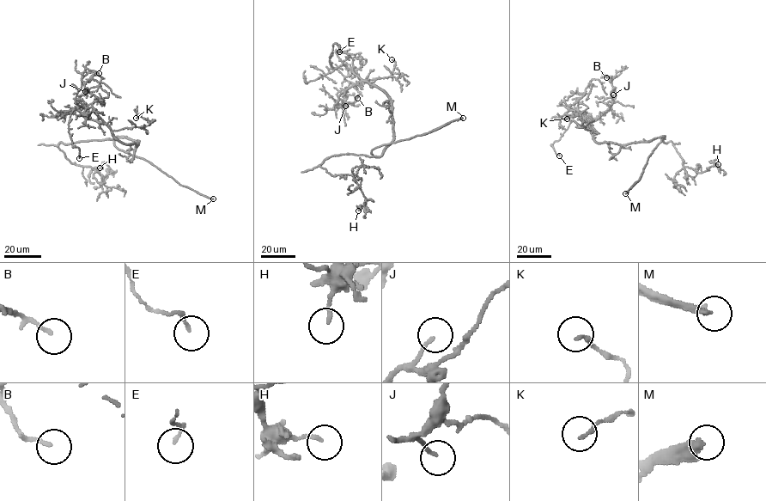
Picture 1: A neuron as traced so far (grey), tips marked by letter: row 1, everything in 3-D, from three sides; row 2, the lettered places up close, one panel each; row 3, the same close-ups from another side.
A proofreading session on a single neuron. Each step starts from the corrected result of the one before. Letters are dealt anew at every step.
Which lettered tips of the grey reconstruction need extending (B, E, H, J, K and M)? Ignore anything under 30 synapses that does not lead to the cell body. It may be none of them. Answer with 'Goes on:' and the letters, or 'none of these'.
Goes on: J, M

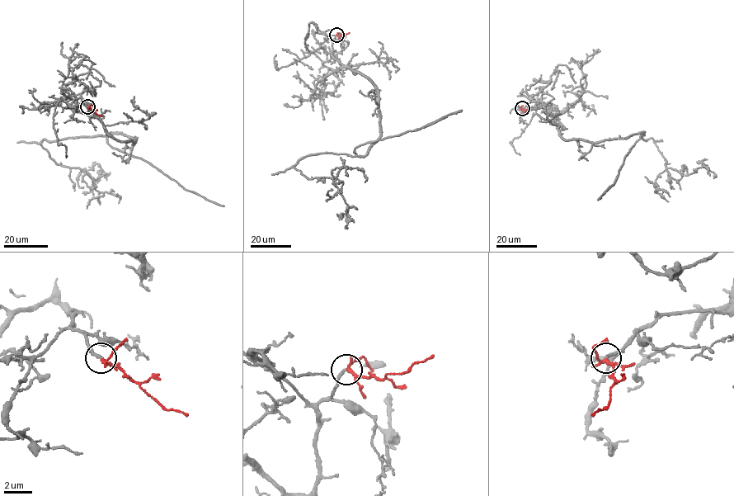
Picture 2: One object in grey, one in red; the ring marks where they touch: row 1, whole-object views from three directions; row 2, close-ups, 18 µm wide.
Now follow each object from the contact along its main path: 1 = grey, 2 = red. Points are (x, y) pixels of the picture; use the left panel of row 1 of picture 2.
1: (88, 106), (134, 142), (41, 145), (100, 177), (90, 168)
2: (88, 106), (101, 116)

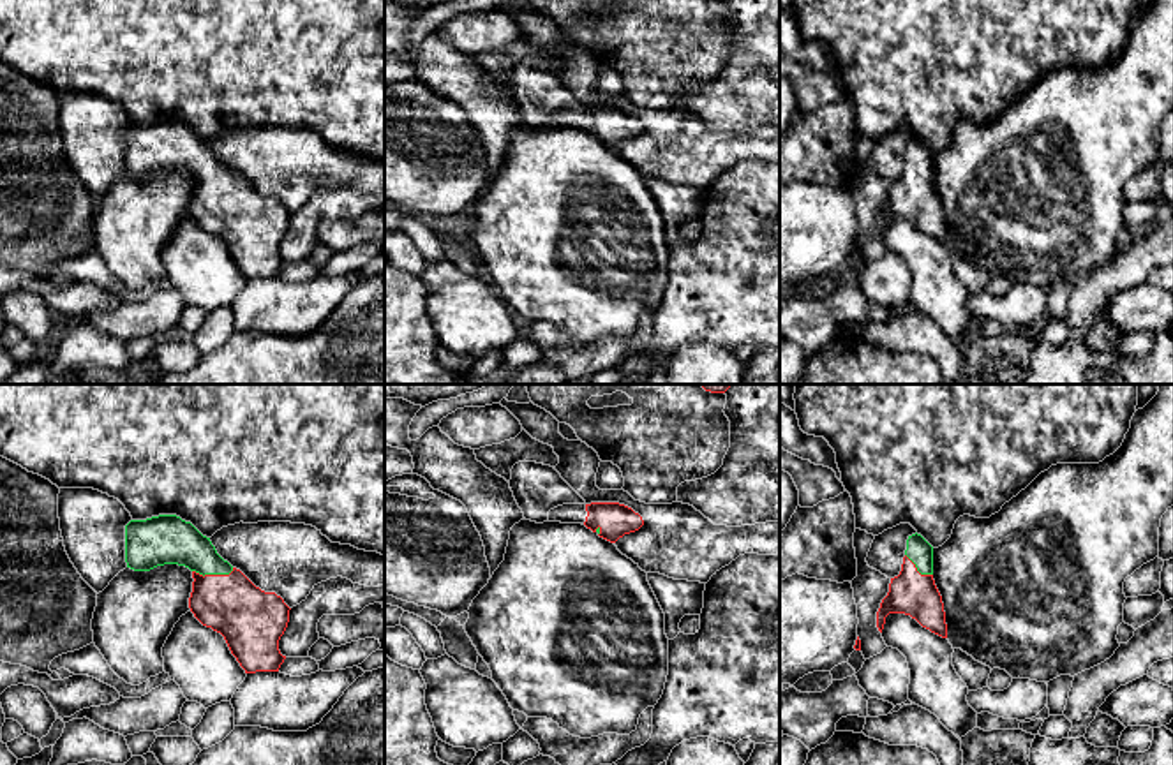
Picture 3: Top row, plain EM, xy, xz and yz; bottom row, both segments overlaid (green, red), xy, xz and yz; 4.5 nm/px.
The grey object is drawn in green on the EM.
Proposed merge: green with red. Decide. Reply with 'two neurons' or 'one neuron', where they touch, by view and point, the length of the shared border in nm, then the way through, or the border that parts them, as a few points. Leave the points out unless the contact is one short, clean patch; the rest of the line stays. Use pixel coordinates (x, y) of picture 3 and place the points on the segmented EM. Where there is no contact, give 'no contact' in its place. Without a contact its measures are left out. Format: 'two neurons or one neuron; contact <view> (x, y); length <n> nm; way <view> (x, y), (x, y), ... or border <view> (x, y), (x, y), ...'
one neuron; contact xy (212, 573); length 190 nm; way xy (170, 540), (182, 543), (212, 573), (217, 587), (246, 616)

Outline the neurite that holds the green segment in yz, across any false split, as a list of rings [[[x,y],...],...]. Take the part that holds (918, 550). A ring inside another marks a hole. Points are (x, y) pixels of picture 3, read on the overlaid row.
[[[917,532],[908,536],[901,571],[891,578],[877,612],[880,633],[889,613],[910,615],[923,628],[947,638],[944,603],[933,580],[933,546]]]

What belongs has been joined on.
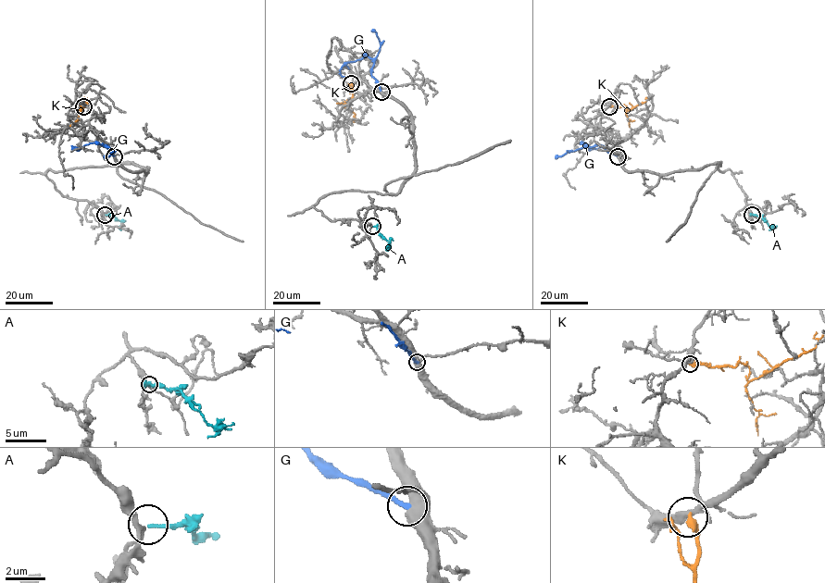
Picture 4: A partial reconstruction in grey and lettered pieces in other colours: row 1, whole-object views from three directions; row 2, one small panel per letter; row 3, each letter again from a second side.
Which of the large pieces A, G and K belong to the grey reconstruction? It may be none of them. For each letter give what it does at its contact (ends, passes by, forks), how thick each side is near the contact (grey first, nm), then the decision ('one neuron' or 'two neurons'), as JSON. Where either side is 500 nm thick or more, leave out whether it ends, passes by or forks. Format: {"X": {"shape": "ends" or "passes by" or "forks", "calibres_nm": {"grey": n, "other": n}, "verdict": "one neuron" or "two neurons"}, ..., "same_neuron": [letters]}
{"A": {"shape": "ends", "calibres_nm": {"grey": 180, "other": 170}, "verdict": "one neuron"}, "G": {"shape": "ends", "calibres_nm": {"grey": 480, "other": 280}, "verdict": "two neurons"}, "K": {"shape": "ends", "calibres_nm": {"grey": 320, "other": 360}, "verdict": "two neurons"}, "same_neuron": ["A"]}

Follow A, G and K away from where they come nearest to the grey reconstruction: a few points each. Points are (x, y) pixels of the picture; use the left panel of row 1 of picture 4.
A: (104, 215), (113, 216), (122, 224), (118, 226)
G: (114, 156), (104, 144), (106, 147), (95, 142), (77, 147)
K: (83, 105), (81, 111), (87, 104), (84, 97)

